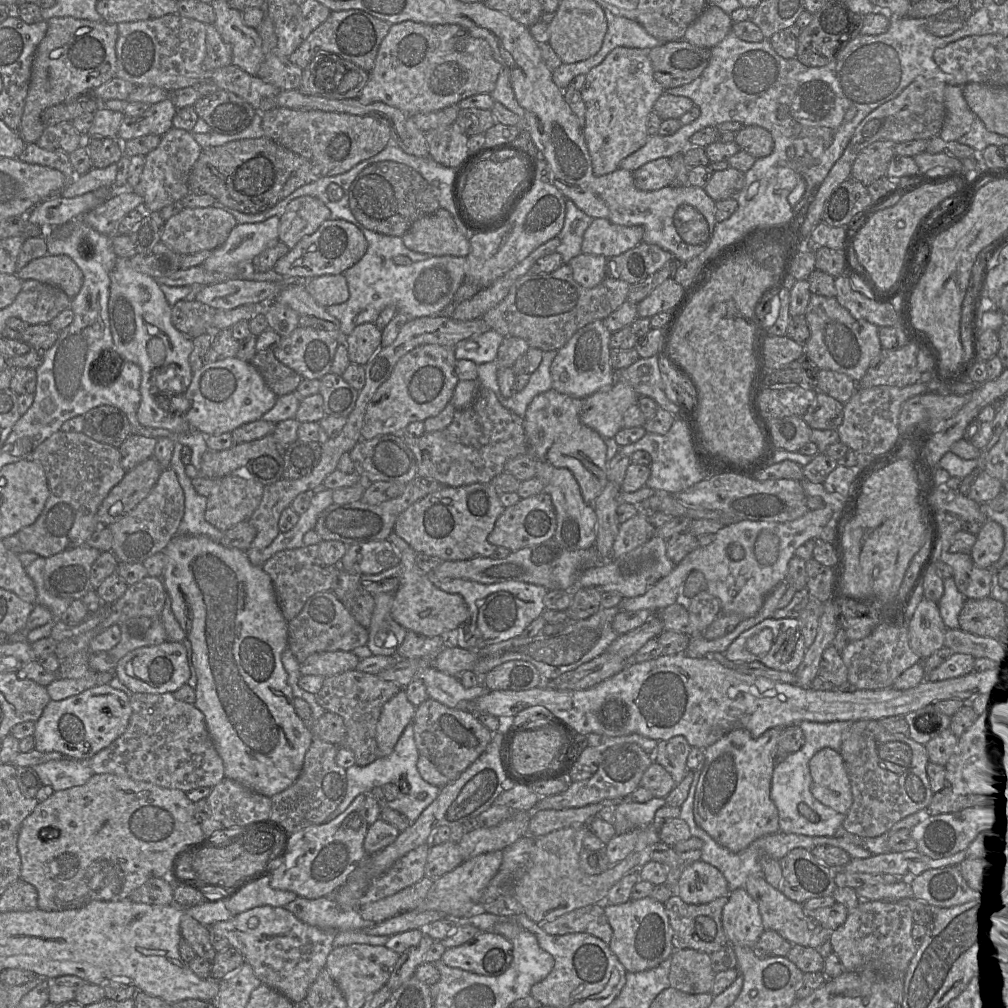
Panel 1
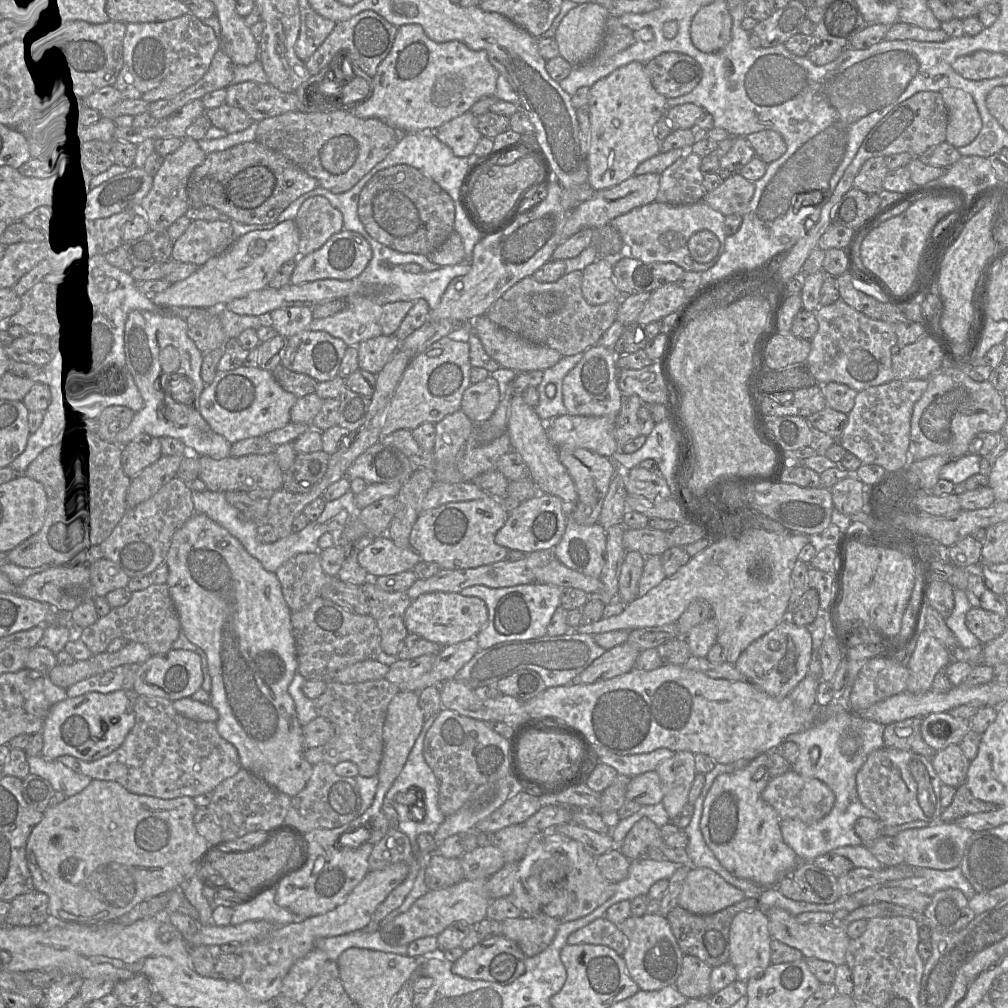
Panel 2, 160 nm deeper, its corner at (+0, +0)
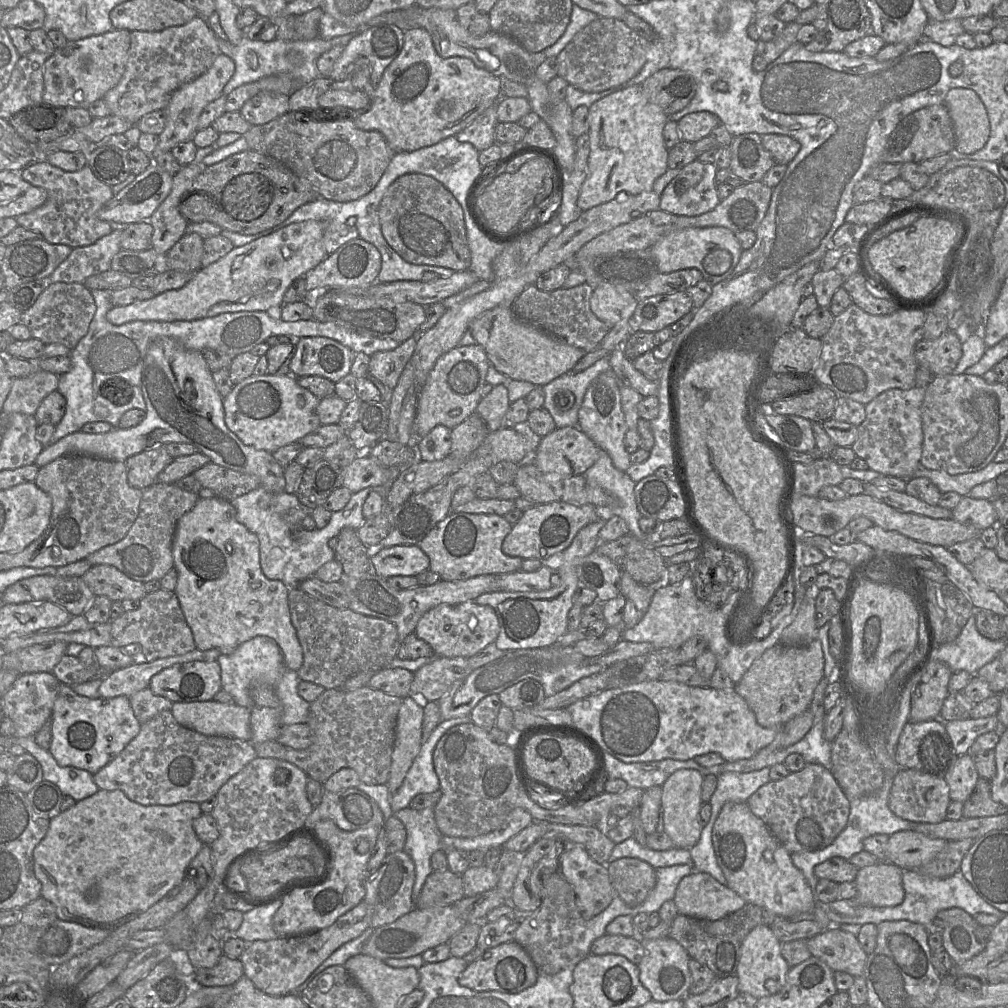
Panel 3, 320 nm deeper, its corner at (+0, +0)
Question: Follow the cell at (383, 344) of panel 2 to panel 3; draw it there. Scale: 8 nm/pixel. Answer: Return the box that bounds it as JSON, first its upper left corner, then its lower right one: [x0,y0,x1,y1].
[368,335,418,390]

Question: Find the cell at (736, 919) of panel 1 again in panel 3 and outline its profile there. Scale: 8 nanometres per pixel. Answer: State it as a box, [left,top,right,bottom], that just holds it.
[737,925,790,999]

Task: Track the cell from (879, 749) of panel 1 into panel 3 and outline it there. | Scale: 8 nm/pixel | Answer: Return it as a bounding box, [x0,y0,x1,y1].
[888,768,951,823]

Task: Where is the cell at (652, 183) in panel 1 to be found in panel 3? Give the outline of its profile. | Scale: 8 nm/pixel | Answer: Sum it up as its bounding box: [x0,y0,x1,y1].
[528,190,660,274]

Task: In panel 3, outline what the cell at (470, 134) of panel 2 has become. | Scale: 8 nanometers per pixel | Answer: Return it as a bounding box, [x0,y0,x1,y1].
[455,101,498,152]

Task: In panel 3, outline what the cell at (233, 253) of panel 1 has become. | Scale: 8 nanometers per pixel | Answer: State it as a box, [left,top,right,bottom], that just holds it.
[107,220,328,325]

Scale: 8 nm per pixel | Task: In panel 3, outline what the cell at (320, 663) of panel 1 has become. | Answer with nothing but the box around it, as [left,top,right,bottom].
[367,668,414,699]

